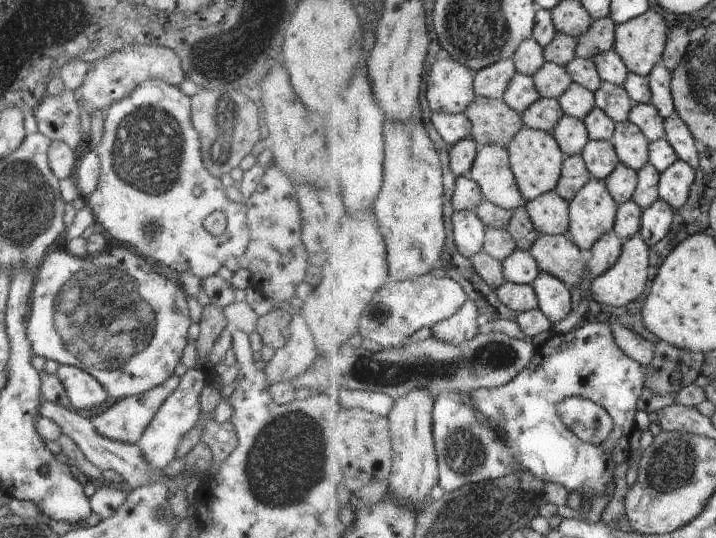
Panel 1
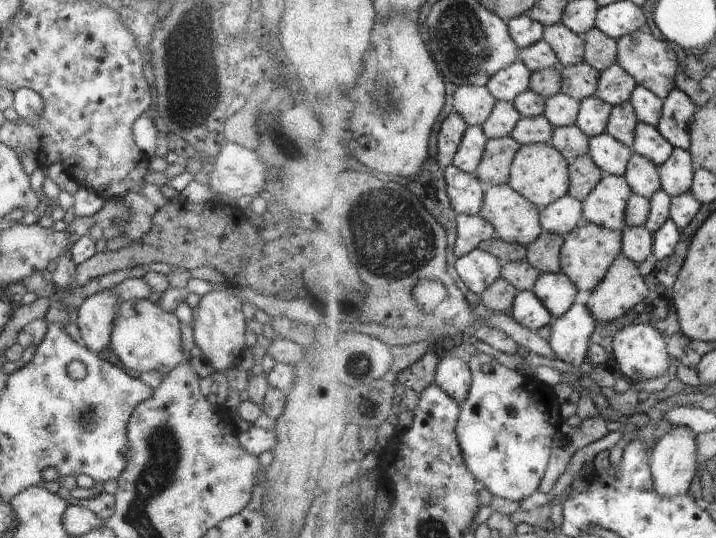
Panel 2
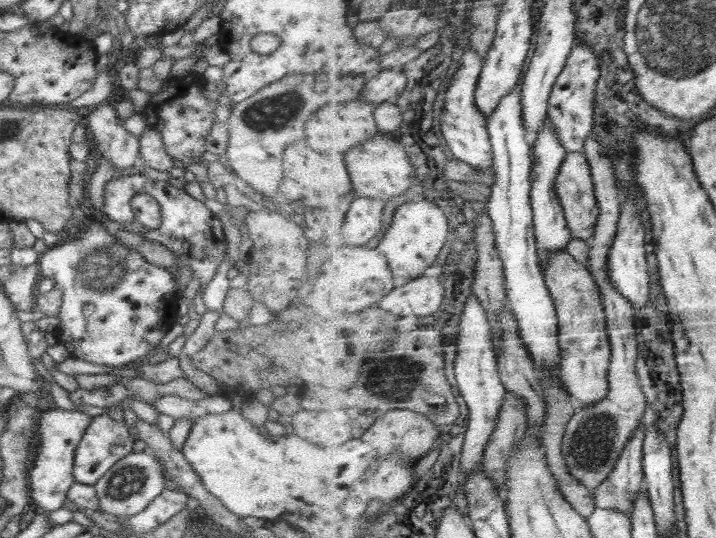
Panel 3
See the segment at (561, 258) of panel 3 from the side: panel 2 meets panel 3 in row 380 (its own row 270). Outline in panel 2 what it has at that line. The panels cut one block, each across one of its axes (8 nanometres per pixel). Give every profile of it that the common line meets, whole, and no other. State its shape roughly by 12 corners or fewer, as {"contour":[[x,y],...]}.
{"contour":[[590,222],[567,235],[563,271],[579,290],[605,282],[624,232]]}

